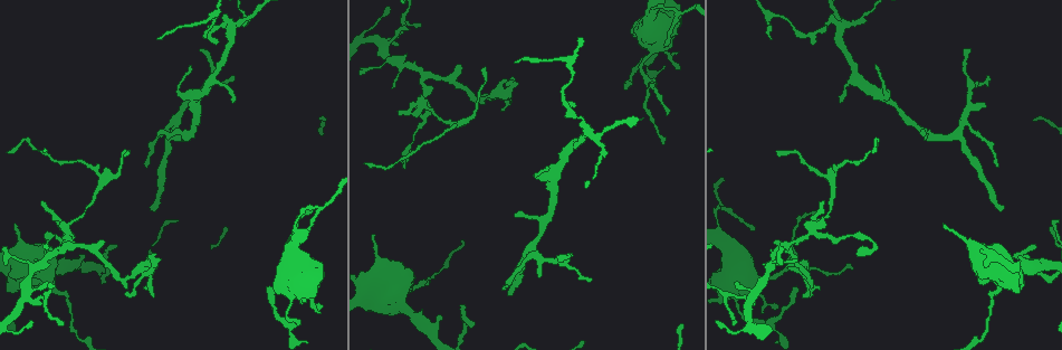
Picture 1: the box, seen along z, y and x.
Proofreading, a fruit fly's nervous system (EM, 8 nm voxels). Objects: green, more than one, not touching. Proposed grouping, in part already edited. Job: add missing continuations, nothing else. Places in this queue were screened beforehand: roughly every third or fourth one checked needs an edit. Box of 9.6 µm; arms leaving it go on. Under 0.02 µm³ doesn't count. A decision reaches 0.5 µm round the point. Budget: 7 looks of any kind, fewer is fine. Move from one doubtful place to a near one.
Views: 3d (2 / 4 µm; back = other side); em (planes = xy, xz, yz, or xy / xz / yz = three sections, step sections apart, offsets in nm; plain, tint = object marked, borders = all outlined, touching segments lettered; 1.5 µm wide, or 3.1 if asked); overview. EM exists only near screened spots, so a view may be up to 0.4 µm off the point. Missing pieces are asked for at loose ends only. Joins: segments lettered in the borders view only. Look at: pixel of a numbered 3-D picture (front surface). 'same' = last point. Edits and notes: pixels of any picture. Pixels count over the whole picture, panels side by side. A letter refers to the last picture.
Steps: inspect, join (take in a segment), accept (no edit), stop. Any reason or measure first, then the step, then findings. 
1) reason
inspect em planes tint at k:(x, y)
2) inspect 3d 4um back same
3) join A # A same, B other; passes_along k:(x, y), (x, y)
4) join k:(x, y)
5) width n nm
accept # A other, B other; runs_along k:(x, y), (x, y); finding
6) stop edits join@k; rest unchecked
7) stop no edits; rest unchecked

tapers out
inspect em xy step 4 borders at 1:(502, 288)

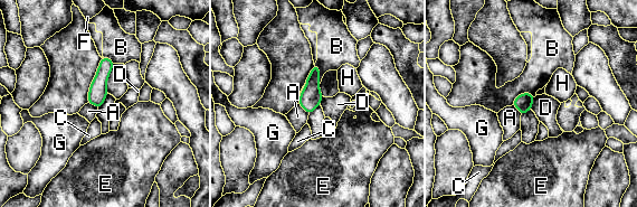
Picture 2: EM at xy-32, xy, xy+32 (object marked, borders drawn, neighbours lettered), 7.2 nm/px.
width 120 nm
accept # A other, B other, C other, D other, E other, F other, G other, H other; border 2:(534, 95), (521, 93), (512, 104); no lettered segment goes on from it

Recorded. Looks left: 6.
branch stops here
inspect 3d 2um at 1:(44, 202)

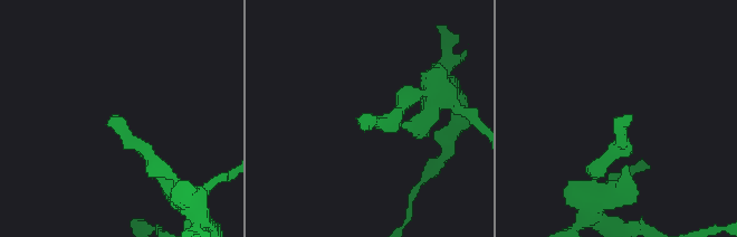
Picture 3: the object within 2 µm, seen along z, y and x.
inspect em yz step 8 tint at 3:(113, 116)

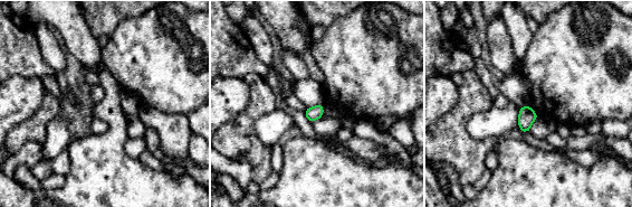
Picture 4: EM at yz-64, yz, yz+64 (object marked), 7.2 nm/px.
inspect em planes borders same

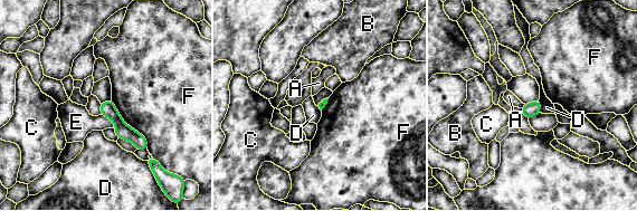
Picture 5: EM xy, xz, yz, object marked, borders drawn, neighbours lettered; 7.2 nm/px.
accept # A other, B other, C other, D other, E other, F other; border 5:(539, 99), (540, 112); none of them fits

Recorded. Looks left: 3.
tapers out
inspect em yz step 8 tint at 1:(202, 49)

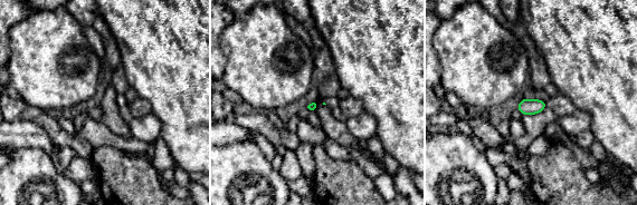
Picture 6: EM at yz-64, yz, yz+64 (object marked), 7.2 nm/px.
see the neighbours
inspect em yz step 8 borders same

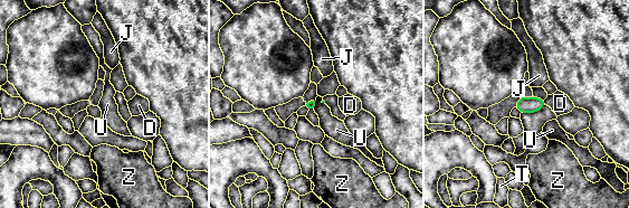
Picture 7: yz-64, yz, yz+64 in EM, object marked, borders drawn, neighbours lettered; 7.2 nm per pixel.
accept # D other, J other, T other, U other, Z other; border 7:(316, 98), (316, 104), (313, 109); no lettered segment goes on from it

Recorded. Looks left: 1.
stop no edits; rest unchecked

